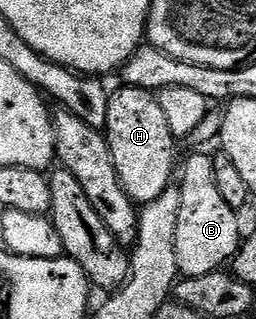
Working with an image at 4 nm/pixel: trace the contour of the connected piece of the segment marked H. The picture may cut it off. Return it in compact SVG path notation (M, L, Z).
M131 85L115 88L110 94L104 132L122 189L142 207L160 199L164 191L171 188L173 181L170 180L173 177L175 180L174 160L178 149L174 146L176 138L172 127L168 127L168 115L164 115L164 107L160 107L157 96Z

